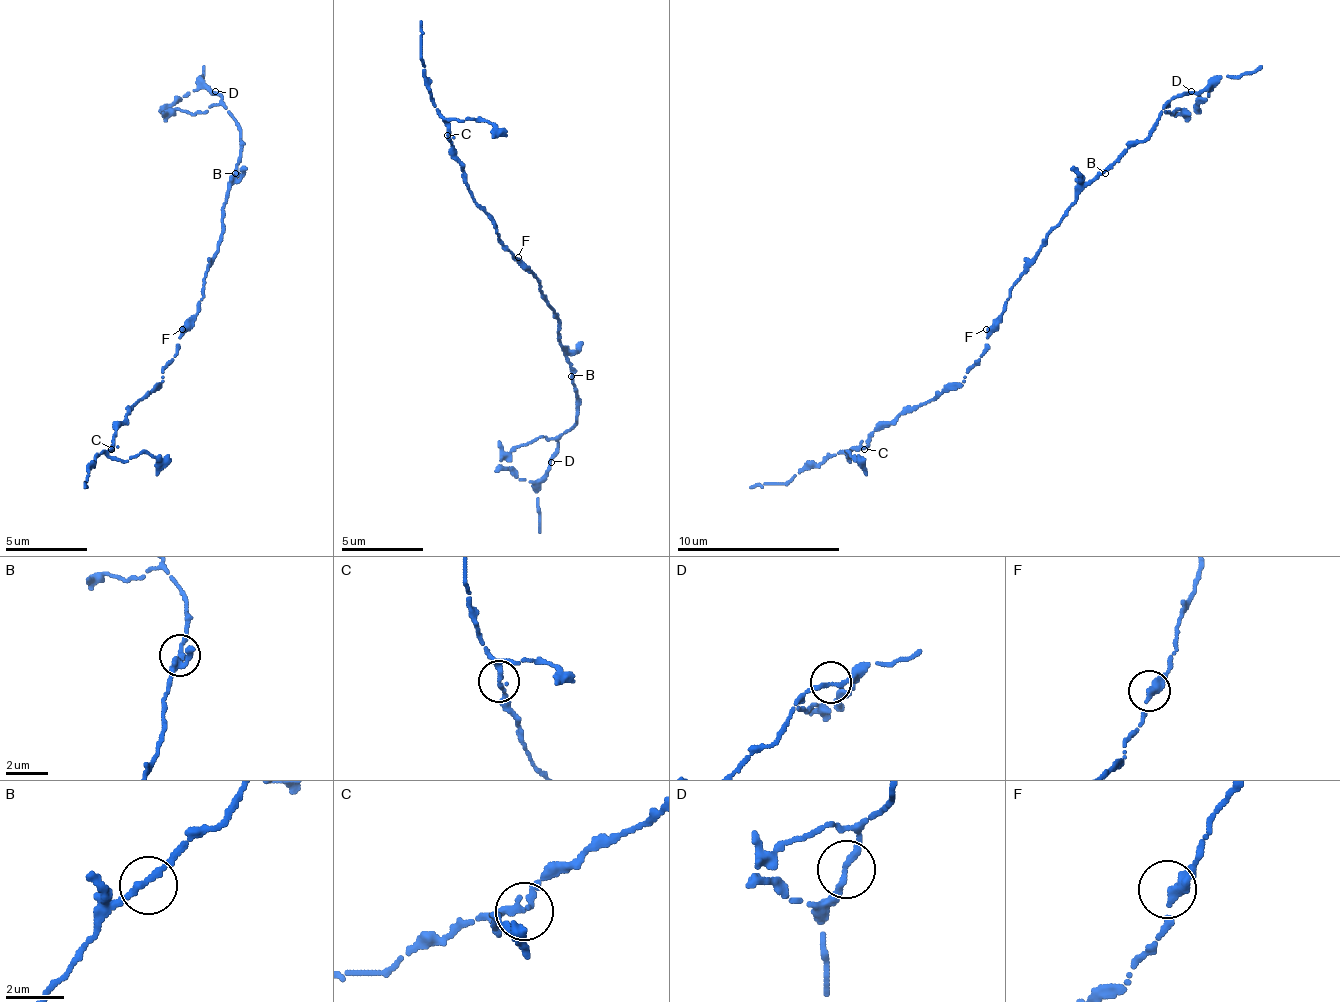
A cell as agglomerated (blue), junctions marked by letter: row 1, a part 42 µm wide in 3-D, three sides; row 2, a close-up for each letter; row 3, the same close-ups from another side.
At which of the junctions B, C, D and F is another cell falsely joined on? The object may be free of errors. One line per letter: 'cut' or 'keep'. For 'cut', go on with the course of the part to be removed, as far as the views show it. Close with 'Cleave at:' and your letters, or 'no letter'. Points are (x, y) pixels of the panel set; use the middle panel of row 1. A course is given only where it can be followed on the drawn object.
B: keep
C: keep
D: keep
F: keep
Cleave at: no letter

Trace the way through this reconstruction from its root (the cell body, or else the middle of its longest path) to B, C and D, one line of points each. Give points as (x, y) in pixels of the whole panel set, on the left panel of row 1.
B: (202, 296), (202, 280), (219, 247), (219, 235), (223, 230), (223, 202), (235, 173)
C: (202, 296), (194, 321), (178, 337), (178, 353), (166, 366), (161, 382), (125, 415), (112, 448)
D: (202, 296), (202, 280), (219, 247), (219, 235), (223, 230), (223, 202), (239, 161), (239, 124), (215, 91)

